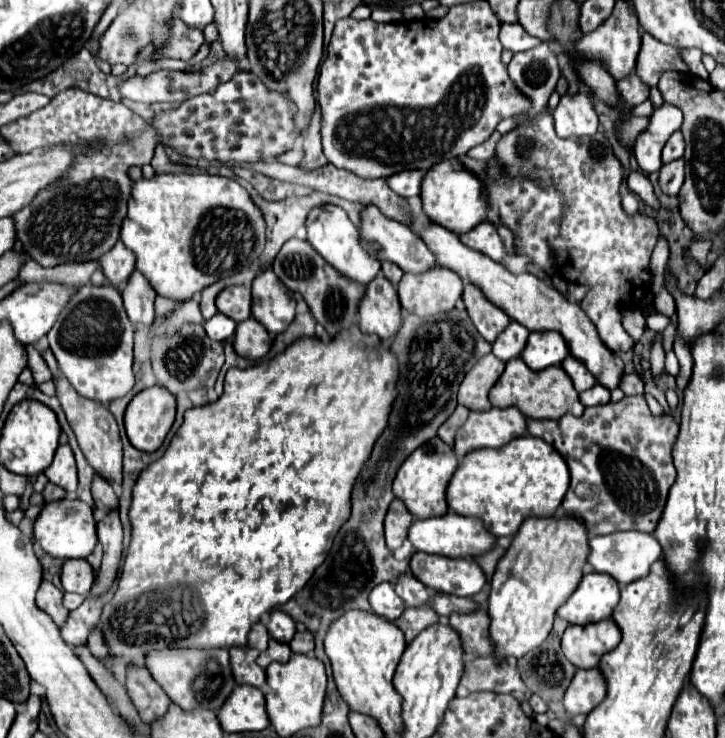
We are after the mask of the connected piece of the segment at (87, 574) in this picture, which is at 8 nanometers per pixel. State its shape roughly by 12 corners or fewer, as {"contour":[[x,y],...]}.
{"contour":[[88,560],[62,564],[60,580],[66,592],[86,596],[94,584]]}

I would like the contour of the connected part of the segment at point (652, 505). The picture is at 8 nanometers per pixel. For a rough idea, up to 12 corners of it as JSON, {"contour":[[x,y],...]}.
{"contour":[[644,396],[528,418],[588,534],[654,534],[678,422]]}

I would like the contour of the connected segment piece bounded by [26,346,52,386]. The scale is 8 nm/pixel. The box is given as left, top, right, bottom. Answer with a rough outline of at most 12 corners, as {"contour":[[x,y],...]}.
{"contour":[[34,346],[28,350],[28,366],[34,374],[34,384],[52,378],[44,358]]}

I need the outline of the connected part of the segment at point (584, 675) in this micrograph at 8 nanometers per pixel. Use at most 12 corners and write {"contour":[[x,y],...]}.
{"contour":[[598,668],[578,670],[564,694],[570,716],[606,698]]}

